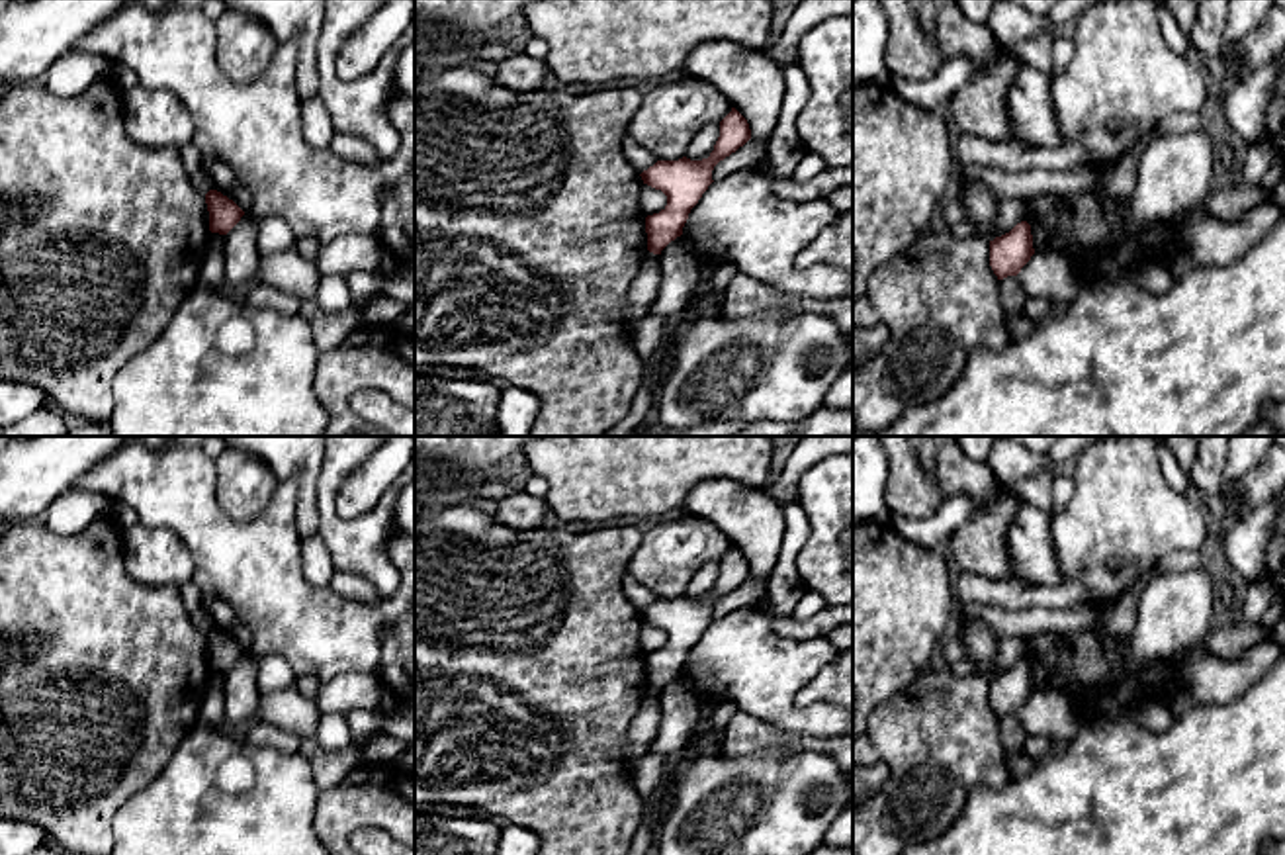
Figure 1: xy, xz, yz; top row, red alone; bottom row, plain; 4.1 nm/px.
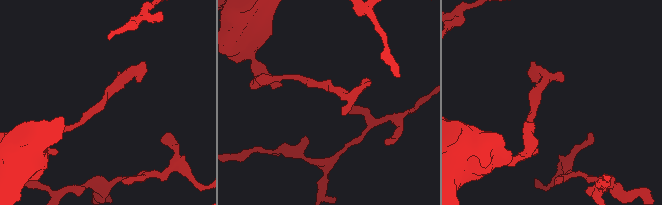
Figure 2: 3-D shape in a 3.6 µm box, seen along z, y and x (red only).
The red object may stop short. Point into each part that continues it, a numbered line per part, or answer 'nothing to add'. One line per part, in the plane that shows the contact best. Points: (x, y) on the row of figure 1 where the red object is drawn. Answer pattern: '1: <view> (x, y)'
nothing to add

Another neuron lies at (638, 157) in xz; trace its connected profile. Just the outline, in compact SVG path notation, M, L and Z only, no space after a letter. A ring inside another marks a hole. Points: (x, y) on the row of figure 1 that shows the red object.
M626 131L622 137L622 151L628 162L642 174L649 166L657 162L657 157L651 155L645 147L636 143L630 133Z

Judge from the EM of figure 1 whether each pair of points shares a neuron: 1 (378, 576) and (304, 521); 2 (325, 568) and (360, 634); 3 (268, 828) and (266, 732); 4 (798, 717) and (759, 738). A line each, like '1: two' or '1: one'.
1: two
2: two
3: two
4: two

